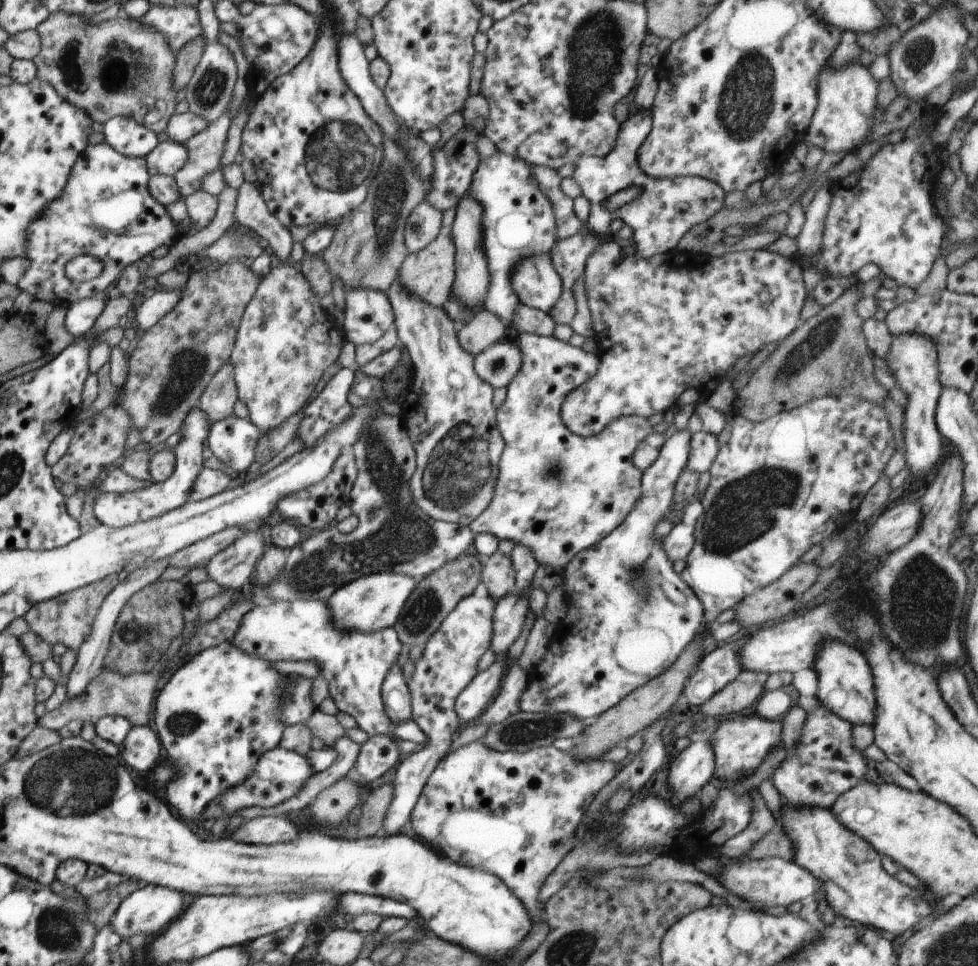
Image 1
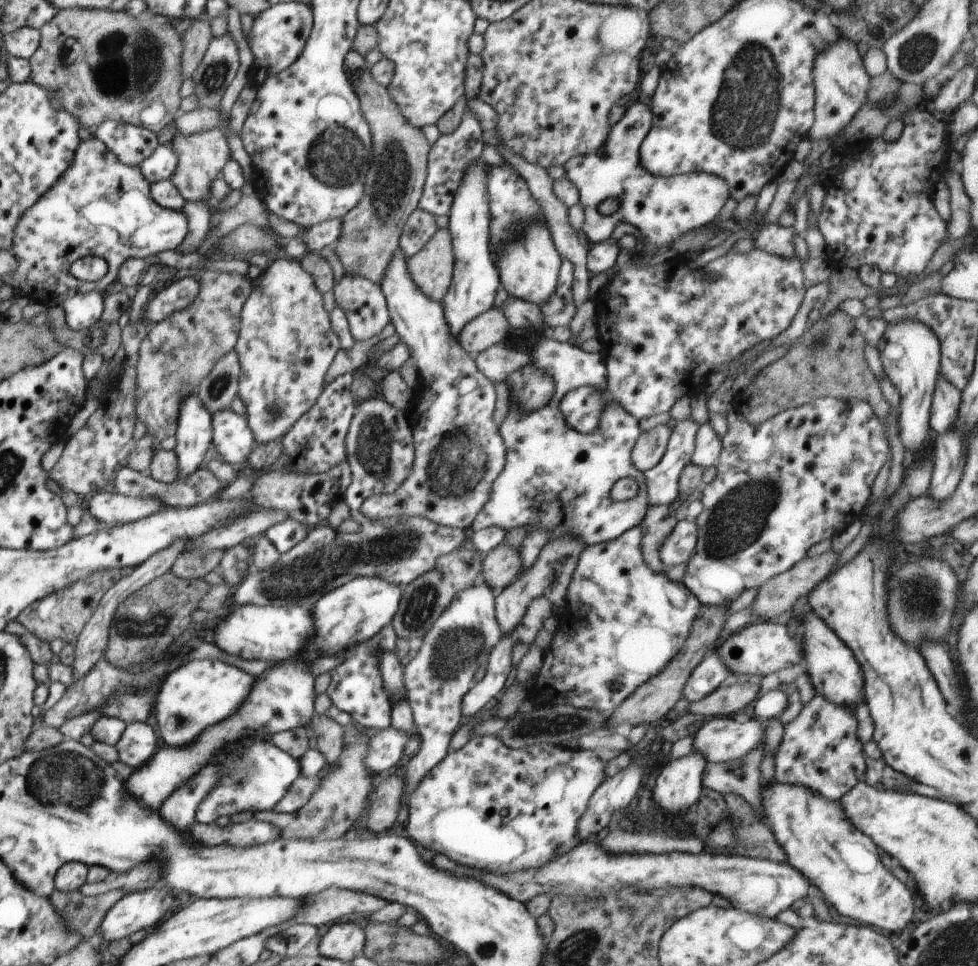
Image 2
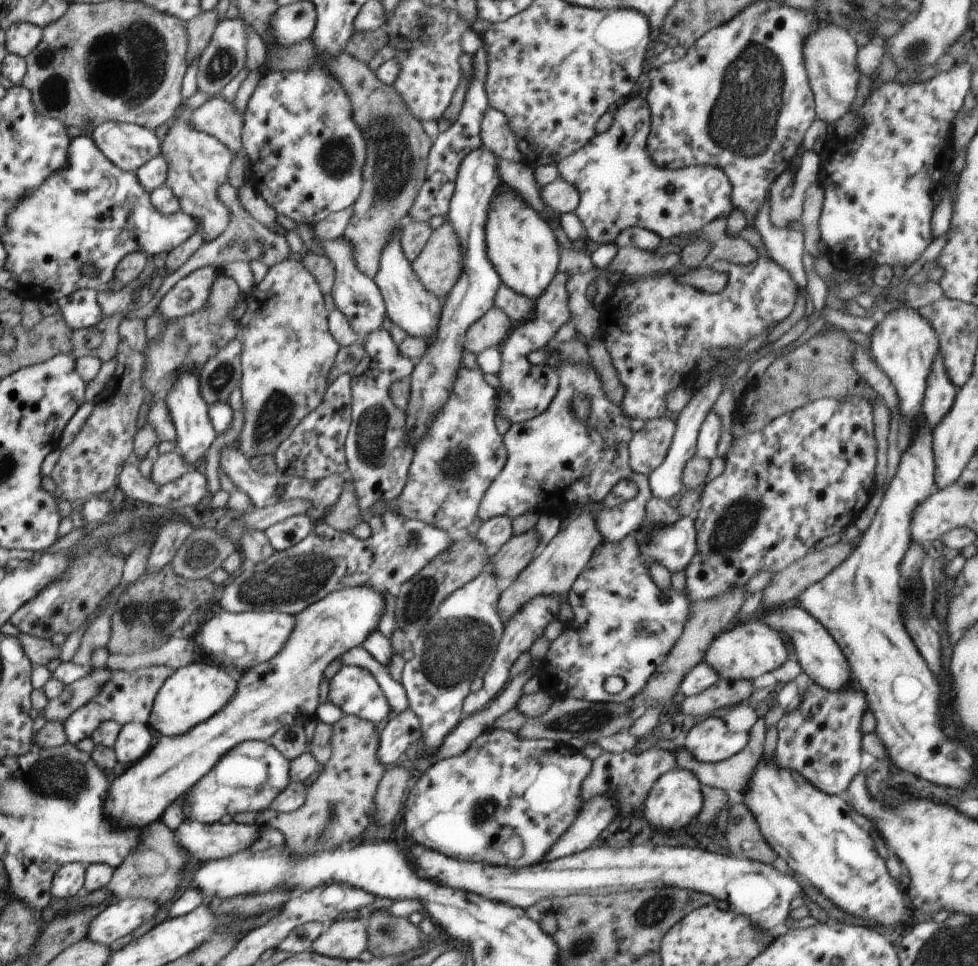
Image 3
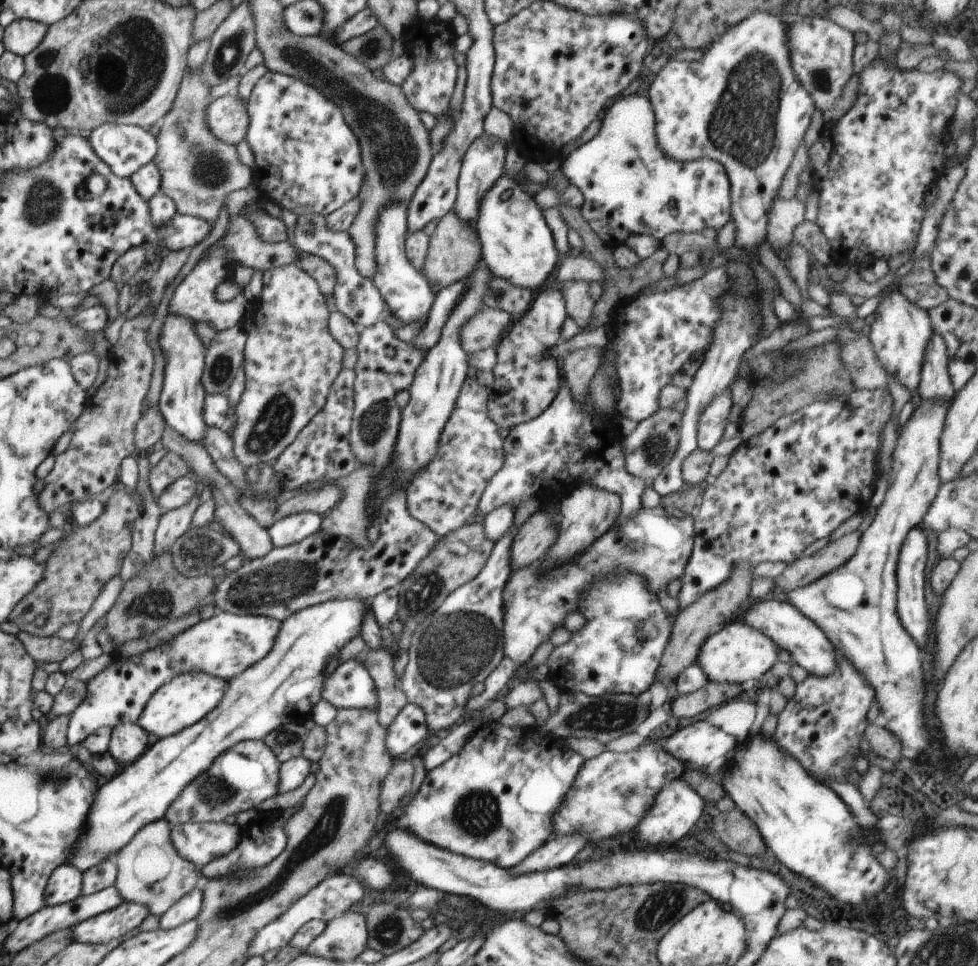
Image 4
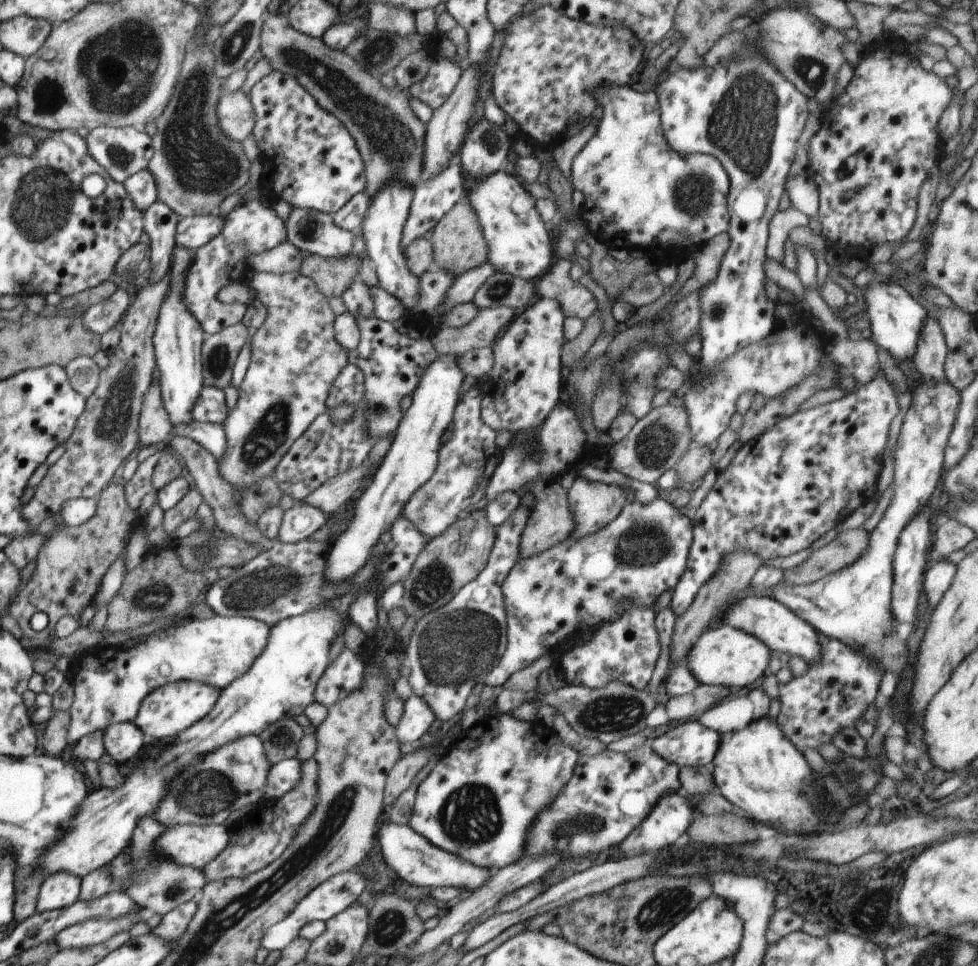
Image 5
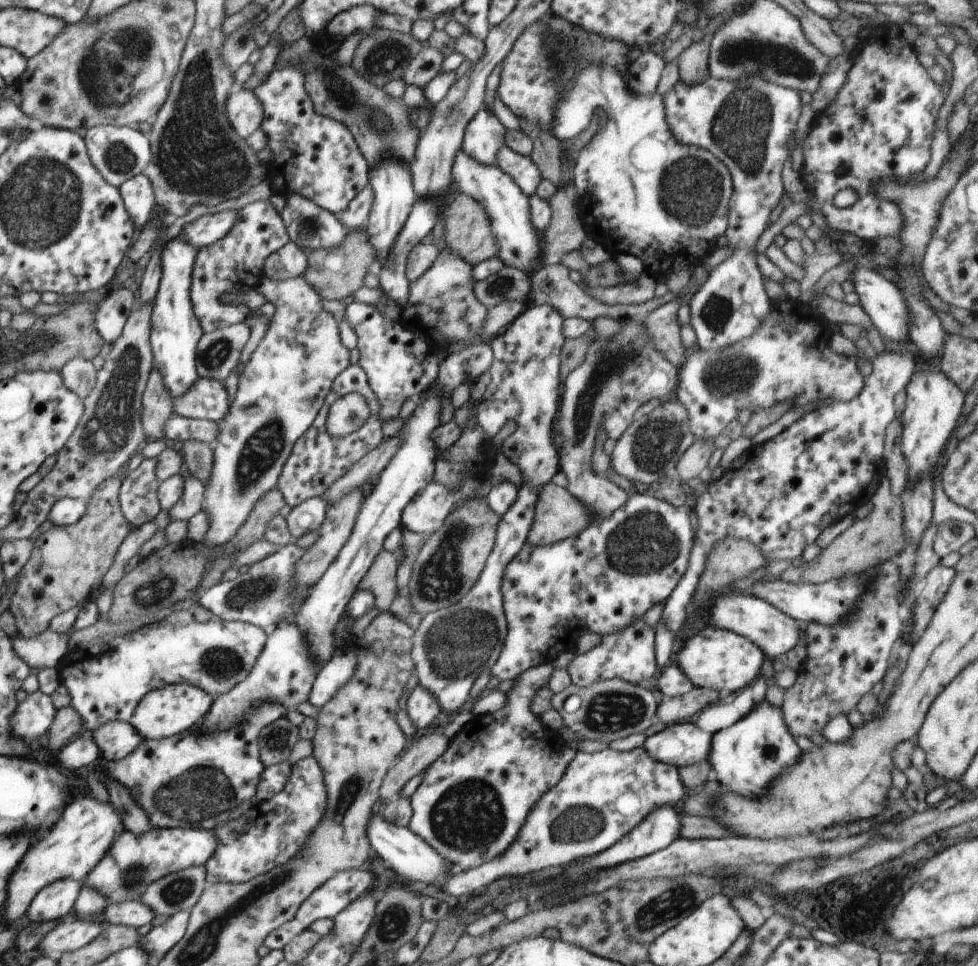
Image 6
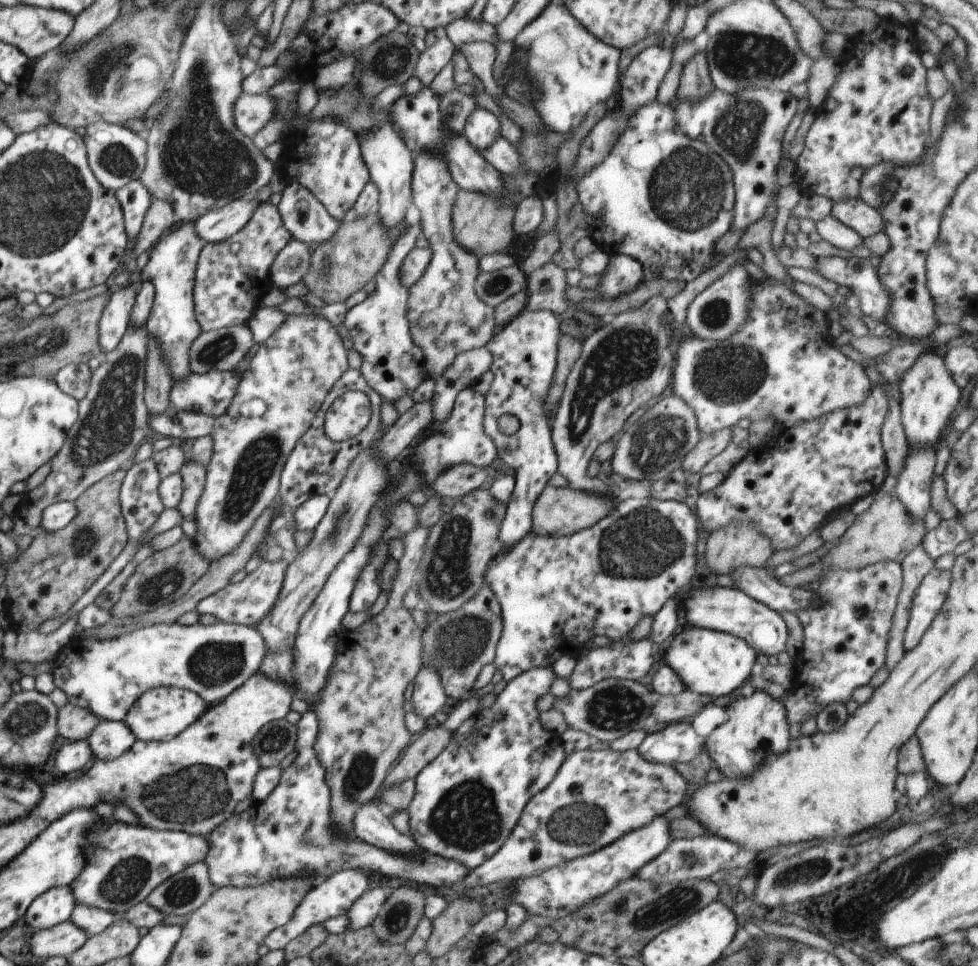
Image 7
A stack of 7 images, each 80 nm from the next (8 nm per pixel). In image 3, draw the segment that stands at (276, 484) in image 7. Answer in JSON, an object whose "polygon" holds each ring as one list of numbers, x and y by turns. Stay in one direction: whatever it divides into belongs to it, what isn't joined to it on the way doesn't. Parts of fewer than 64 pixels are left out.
{"polygon":[[289,257,268,269,264,279,246,296,247,309,239,325,243,340,241,356,242,409,244,425,239,436,239,451,246,460,254,456,272,455,298,423,316,410,325,397,328,374,334,366,340,345,329,329,329,311,324,305,324,294,317,280,299,261]]}

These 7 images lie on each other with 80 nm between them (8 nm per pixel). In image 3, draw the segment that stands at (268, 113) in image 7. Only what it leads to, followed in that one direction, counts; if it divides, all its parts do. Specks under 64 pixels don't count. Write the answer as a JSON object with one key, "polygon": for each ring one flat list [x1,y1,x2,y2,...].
{"polygon":[[214,97,193,109,188,120,196,130,223,142,234,156,242,151,243,115,237,113,233,102]]}

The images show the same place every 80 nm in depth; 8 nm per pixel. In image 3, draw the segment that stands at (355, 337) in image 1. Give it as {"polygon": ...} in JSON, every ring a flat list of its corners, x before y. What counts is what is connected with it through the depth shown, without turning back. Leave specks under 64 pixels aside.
{"polygon":[[314,232,312,233,313,233,313,240,320,245,320,248,322,248,322,252,324,252,324,254,331,260,332,264,335,266,335,281,331,290,331,295,335,304,335,308,339,309,339,311,342,312,344,316,346,316,346,318,349,320,349,323,352,325,353,331,358,336,360,336,360,338,364,338,366,335,369,335,369,332,372,332,373,330,376,330,377,328,382,327,382,322,384,322,384,318,387,317,385,302,384,302,382,293,380,292,378,285,374,282,374,279,371,279,369,276,366,276,363,272,360,272,360,270,358,270,358,267,356,266,354,257,353,257,353,248,350,242,348,242,348,240,346,240,343,236,340,238,335,238,334,240,332,239,324,240,324,239,321,239,320,237,314,238]]}

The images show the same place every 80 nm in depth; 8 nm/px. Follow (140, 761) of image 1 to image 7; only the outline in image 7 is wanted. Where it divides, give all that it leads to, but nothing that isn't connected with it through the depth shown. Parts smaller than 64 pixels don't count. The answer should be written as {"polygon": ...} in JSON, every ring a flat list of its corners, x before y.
{"polygon":[[102,720,87,738,95,760,109,761,132,748,137,738,122,721]]}

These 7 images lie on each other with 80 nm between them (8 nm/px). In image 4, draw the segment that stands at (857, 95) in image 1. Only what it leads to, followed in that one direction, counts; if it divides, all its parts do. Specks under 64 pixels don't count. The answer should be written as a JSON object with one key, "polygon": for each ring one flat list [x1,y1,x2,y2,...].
{"polygon":[[791,16,789,18,789,59,794,74,811,95,815,108,822,112,830,108,842,94,846,82,853,75,854,35,828,18]]}

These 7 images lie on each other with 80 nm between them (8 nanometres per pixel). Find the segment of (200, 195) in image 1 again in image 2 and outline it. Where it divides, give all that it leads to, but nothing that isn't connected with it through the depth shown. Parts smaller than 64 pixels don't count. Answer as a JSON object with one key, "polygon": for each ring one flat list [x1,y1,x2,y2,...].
{"polygon":[[185,201,183,210,187,216,188,232,181,242,184,255,203,247,203,240,207,238,210,222,209,205,205,201,191,203]]}

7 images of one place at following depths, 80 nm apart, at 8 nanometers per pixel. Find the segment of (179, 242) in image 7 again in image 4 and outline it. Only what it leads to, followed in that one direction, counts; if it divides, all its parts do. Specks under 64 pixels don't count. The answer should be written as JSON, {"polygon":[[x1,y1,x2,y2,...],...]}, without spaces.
{"polygon":[[168,313,159,333,158,344,166,360,164,367,164,381,159,397,159,409,170,428,176,430,191,444,200,445,205,437,205,428,208,424,203,419,203,406,205,403,205,388,202,384,203,368,205,365,205,346,197,333,195,321,176,313]]}

